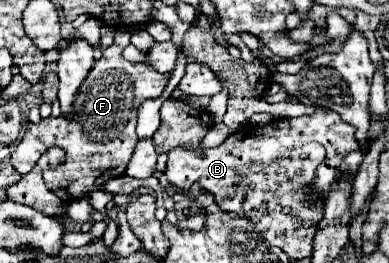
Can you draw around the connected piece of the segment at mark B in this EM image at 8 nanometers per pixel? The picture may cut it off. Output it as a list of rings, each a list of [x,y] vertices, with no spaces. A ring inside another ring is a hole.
[[[321,110],[309,116],[291,118],[291,120],[273,120],[259,132],[247,134],[247,132],[235,132],[231,134],[221,146],[207,150],[185,150],[177,148],[167,154],[167,166],[163,174],[167,180],[181,190],[189,190],[193,183],[199,182],[203,190],[211,192],[215,196],[215,202],[225,212],[235,212],[241,216],[241,190],[235,188],[235,182],[241,178],[247,178],[249,174],[257,172],[263,164],[271,162],[273,158],[279,158],[285,154],[285,150],[291,150],[293,146],[301,146],[307,142],[319,142],[325,146],[327,156],[325,162],[319,166],[313,190],[319,190],[321,196],[327,196],[329,186],[341,178],[341,174],[355,174],[357,166],[363,162],[365,152],[361,150],[359,142],[355,142],[355,128],[341,120],[337,112]],[[177,154],[177,156],[175,156]],[[197,154],[197,156],[195,156]]]

